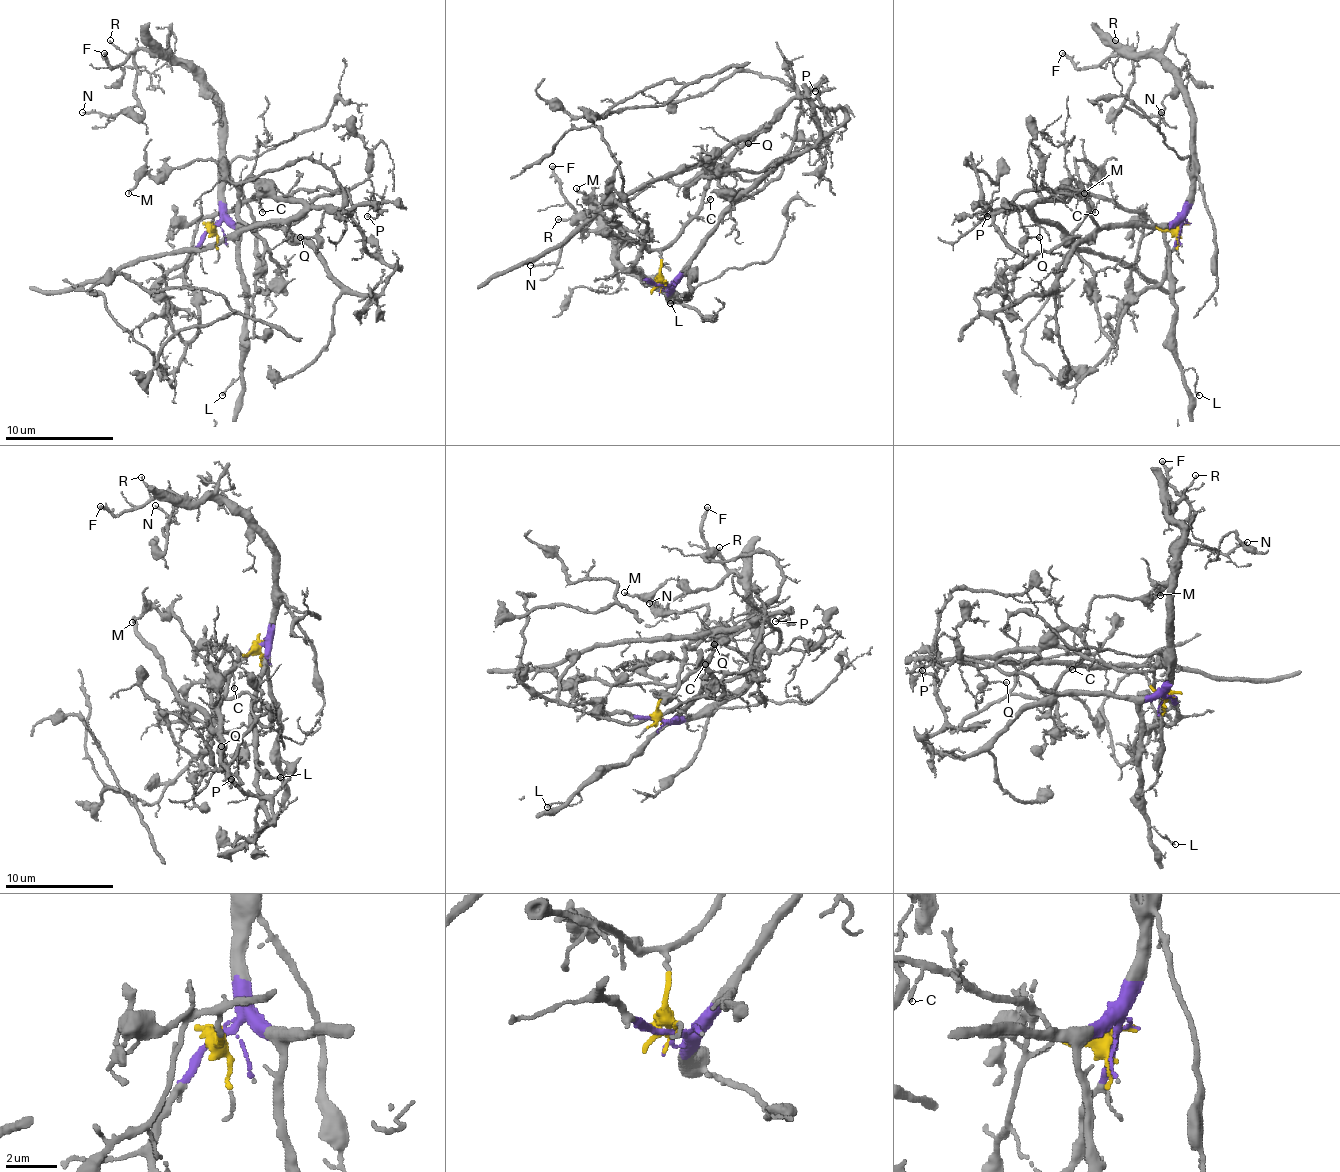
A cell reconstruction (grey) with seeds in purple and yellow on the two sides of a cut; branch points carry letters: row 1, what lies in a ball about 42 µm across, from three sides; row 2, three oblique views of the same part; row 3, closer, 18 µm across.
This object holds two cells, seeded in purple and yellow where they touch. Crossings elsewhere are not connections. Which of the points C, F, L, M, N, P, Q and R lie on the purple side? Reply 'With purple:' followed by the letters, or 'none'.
With purple: F, L, N, R

